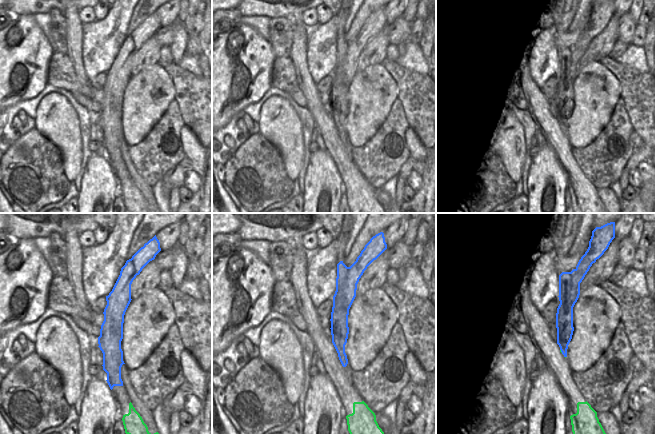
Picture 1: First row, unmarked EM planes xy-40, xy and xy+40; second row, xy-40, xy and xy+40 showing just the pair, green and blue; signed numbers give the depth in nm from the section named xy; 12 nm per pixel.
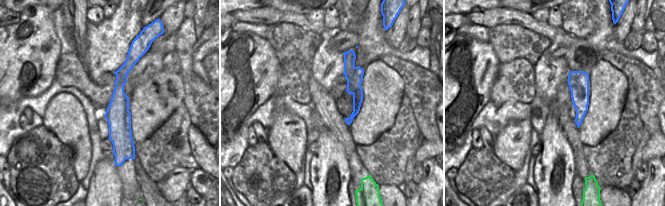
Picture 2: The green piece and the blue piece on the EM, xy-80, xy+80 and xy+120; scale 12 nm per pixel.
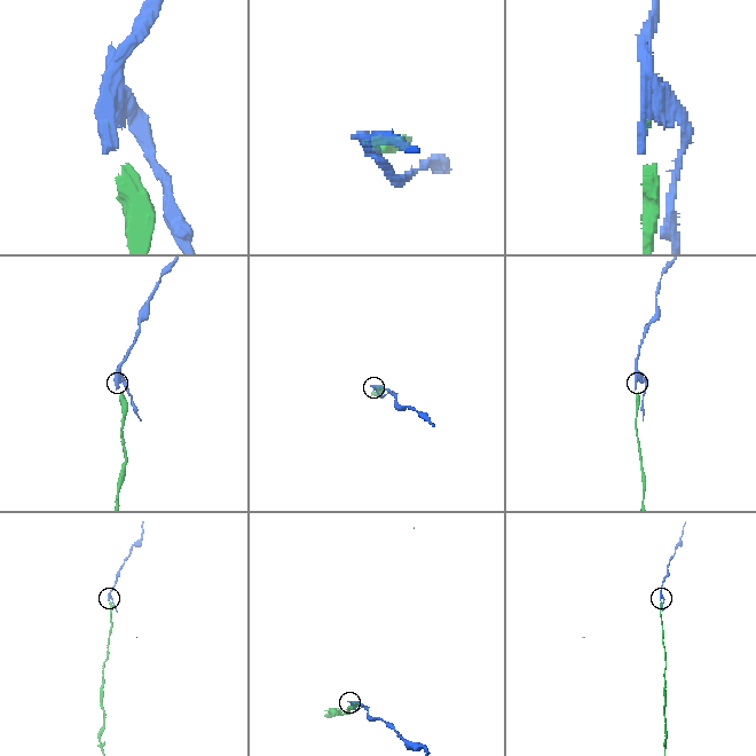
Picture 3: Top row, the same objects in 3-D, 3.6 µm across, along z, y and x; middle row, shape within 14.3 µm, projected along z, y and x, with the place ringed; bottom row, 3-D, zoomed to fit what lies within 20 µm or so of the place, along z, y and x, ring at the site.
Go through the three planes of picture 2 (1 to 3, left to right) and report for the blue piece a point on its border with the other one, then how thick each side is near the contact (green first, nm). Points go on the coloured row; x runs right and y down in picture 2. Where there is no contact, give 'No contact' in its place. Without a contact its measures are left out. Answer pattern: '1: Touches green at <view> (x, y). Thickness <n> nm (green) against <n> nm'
1: No contact
2: No contact
3: No contact

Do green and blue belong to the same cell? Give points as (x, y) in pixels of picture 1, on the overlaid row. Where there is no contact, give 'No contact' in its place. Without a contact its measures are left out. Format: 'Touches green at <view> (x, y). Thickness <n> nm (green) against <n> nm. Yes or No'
Touches green at xy+40 (560, 351). Thickness 20 nm (green) against 190 nm. No

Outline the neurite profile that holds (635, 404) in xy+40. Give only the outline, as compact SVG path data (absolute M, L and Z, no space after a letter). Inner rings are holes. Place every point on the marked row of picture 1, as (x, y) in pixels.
M637 392L629 395L628 404L629 404L629 408L632 411L634 411L637 415L639 415L641 413L643 403L640 400L640 397Z

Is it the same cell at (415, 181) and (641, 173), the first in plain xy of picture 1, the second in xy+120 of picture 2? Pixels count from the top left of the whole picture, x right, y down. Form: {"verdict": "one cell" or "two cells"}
{"verdict": "one cell"}

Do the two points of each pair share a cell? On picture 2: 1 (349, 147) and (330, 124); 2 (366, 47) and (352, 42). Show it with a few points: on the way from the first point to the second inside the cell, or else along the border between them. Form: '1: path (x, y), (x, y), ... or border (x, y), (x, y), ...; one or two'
1: path (347, 141), (336, 129); one
2: border (359, 35), (359, 41), (356, 45); two

